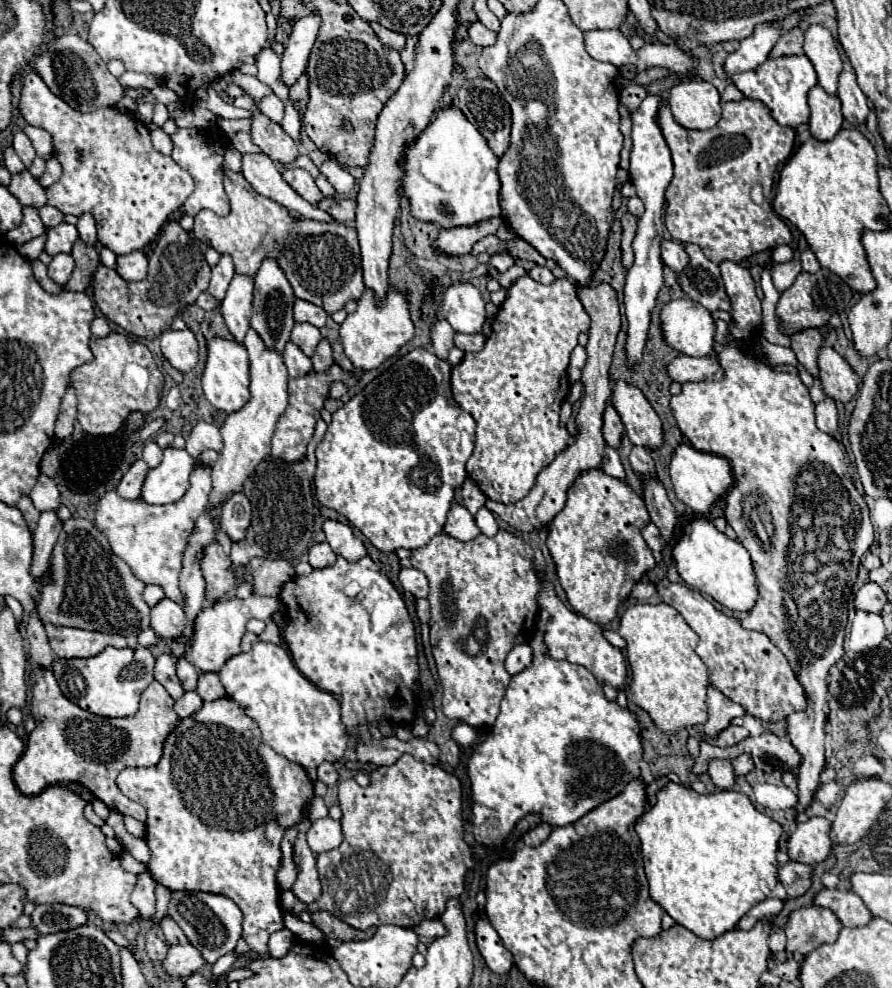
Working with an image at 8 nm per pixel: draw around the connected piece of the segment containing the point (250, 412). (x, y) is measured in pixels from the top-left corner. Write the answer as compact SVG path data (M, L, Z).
M249 328L247 336L243 340L247 352L249 352L249 372L251 372L251 398L249 402L229 414L225 418L225 424L221 428L223 436L223 450L219 452L219 460L213 464L213 490L211 490L211 506L225 502L231 494L239 492L243 488L245 478L255 470L255 466L271 454L271 436L275 432L275 422L285 412L287 406L287 368L283 362L281 352L271 350L265 346L263 338Z

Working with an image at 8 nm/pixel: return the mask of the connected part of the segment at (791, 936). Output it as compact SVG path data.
M819 906L799 908L789 914L789 920L785 924L787 952L801 952L803 956L807 956L811 950L835 942L839 930L841 922L831 910Z

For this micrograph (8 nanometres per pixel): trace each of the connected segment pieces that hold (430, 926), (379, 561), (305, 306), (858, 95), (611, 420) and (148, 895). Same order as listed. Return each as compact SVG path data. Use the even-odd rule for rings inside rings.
M425 920L419 926L415 926L413 930L417 932L417 936L427 936L427 938L439 938L439 936L447 934L441 920Z
M353 525L351 528L354 534L363 540L363 544L365 544L365 548L367 548L367 554L373 558L373 562L387 574L387 578L399 588L399 592L403 592L403 588L401 588L401 584L399 584L399 580L397 580L397 576L399 576L399 570L401 570L401 564L399 564L399 558L397 558L397 554L395 552L381 552L381 550L377 550L365 536Z
M295 300L295 320L297 322L309 322L317 328L323 328L327 322L327 312L307 300Z
M841 70L837 94L839 94L841 104L843 104L843 116L845 116L845 120L849 120L851 124L865 122L865 118L869 114L867 96L859 88L853 70Z
M607 404L605 414L603 414L603 438L607 446L611 448L621 448L621 432L623 432L623 422L617 414L617 410Z
M147 870L137 874L137 884L133 888L131 902L141 912L143 918L149 918L155 914L155 886L157 882L151 878Z

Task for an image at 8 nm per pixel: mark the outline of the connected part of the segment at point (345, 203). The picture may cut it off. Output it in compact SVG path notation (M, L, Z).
M323 198L317 206L327 210L327 214L331 214L337 222L351 222L357 210L357 202L349 198Z

